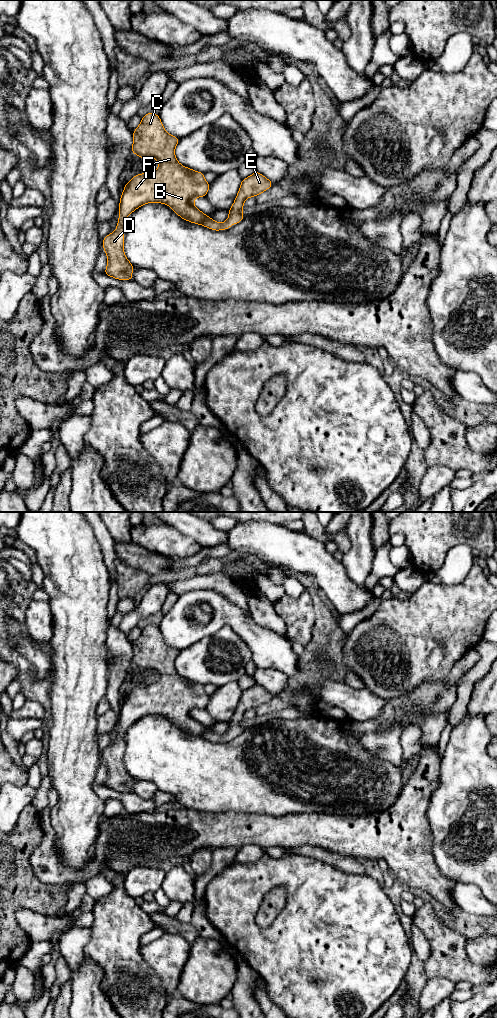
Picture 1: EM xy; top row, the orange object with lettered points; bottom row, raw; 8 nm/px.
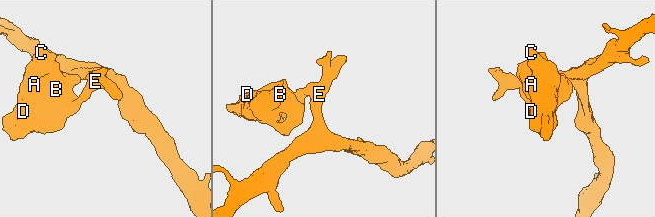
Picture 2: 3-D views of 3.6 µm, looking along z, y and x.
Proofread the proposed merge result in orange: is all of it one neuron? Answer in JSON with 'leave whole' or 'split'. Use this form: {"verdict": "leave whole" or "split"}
{"verdict": "leave whole"}

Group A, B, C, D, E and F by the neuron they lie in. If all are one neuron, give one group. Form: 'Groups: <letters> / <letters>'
Groups: A B C D E F

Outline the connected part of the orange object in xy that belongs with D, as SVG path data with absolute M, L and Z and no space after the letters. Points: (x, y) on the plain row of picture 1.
M151 624L142 629L141 635L133 643L132 665L140 670L154 670L160 675L160 678L154 683L136 686L125 696L119 715L119 730L116 742L105 748L102 753L108 772L104 786L118 792L133 792L132 783L134 778L128 773L123 761L124 734L129 726L142 717L153 714L166 716L171 719L178 728L186 733L205 738L215 743L227 742L233 736L238 736L245 730L245 728L242 727L242 720L247 710L255 709L271 700L273 697L272 693L264 689L258 683L242 691L235 713L228 722L228 731L223 735L216 734L194 717L194 711L196 709L206 709L210 696L205 692L204 685L187 680L177 673L174 663L178 654L179 650L165 643L159 627Z

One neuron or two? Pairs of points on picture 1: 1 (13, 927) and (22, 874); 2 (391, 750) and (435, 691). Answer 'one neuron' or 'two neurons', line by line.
1: one neuron
2: one neuron

